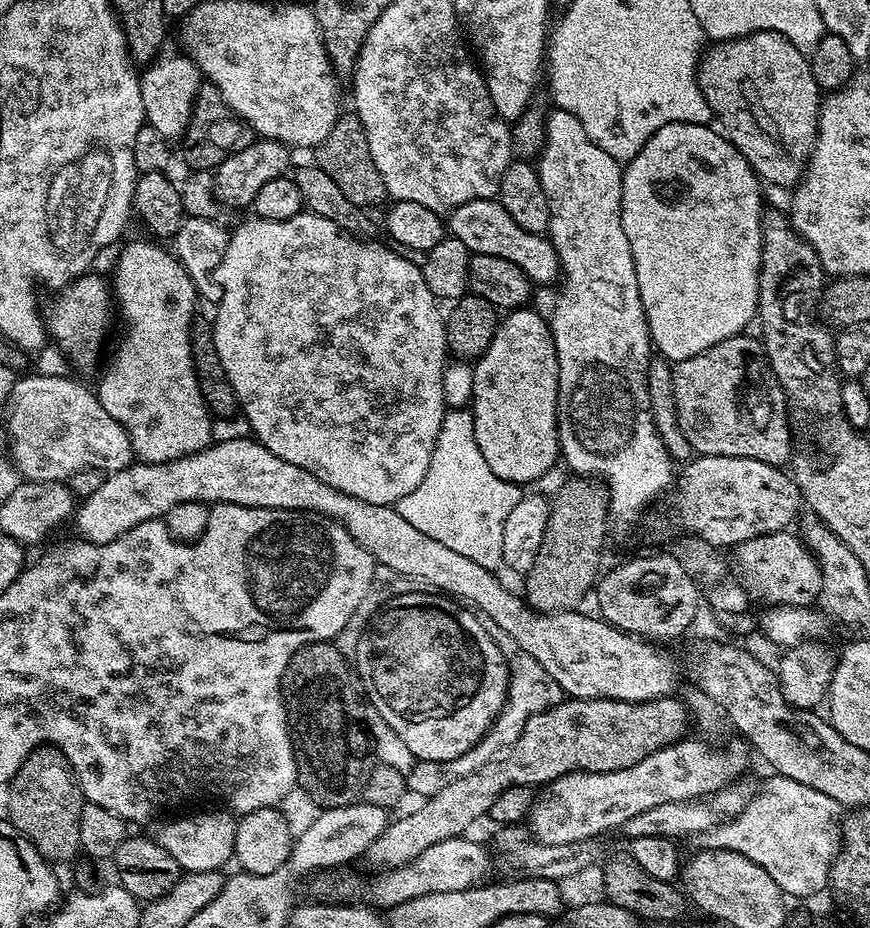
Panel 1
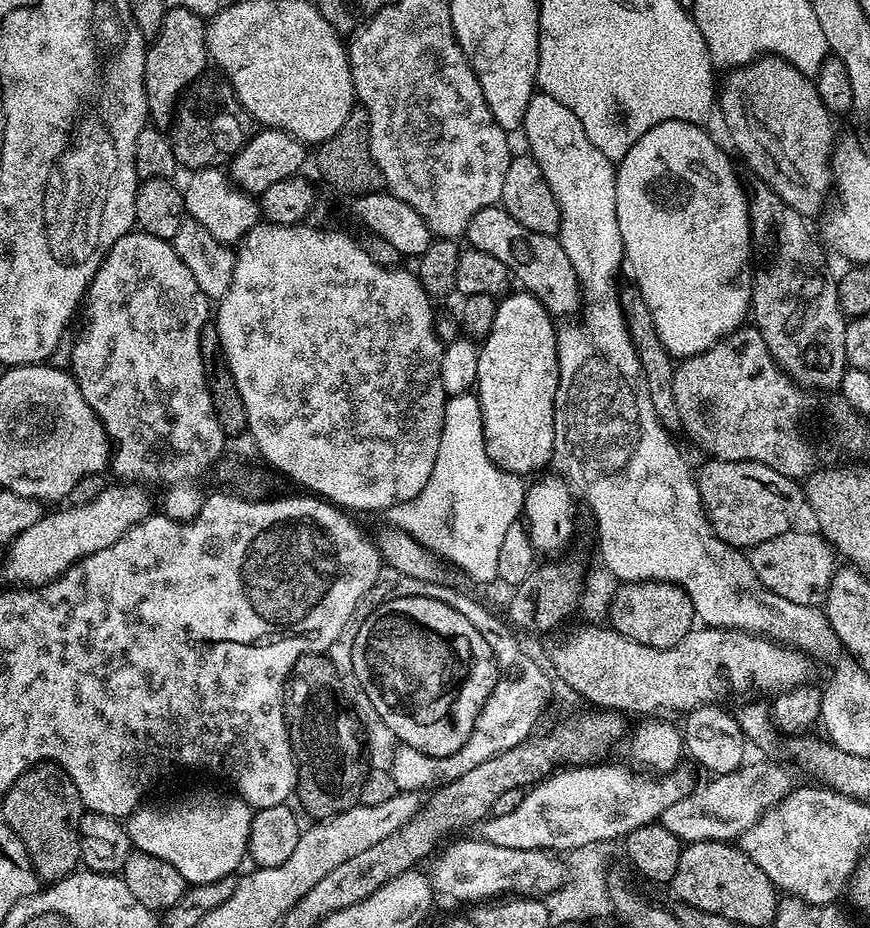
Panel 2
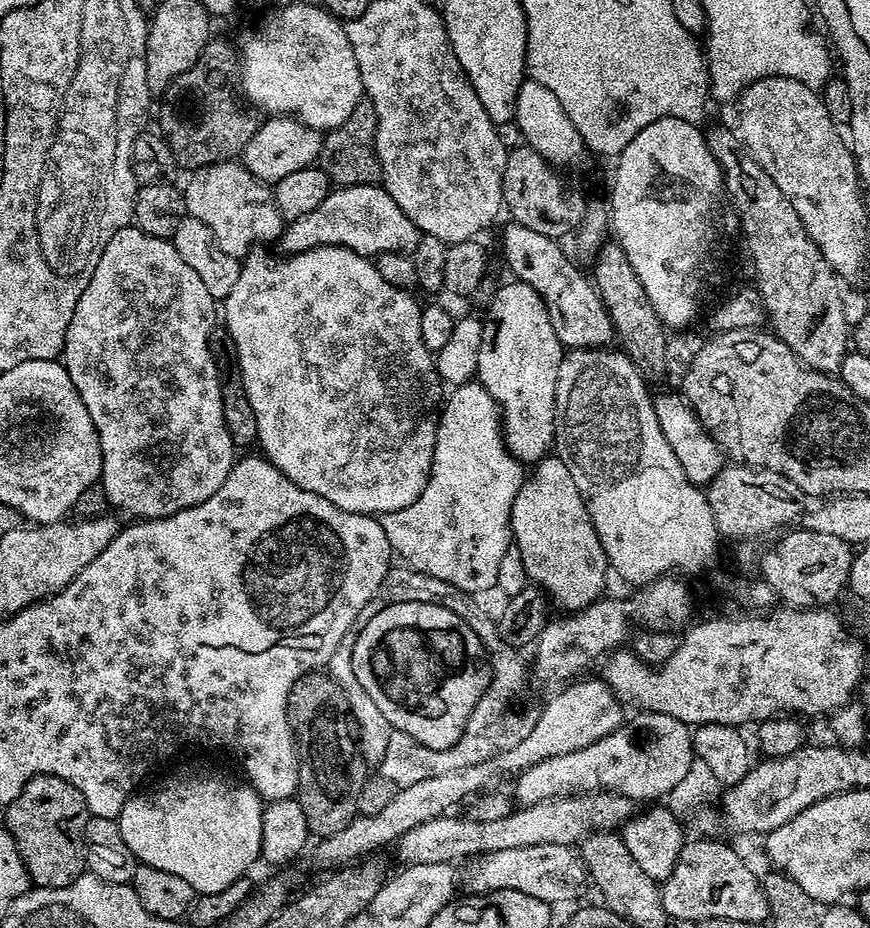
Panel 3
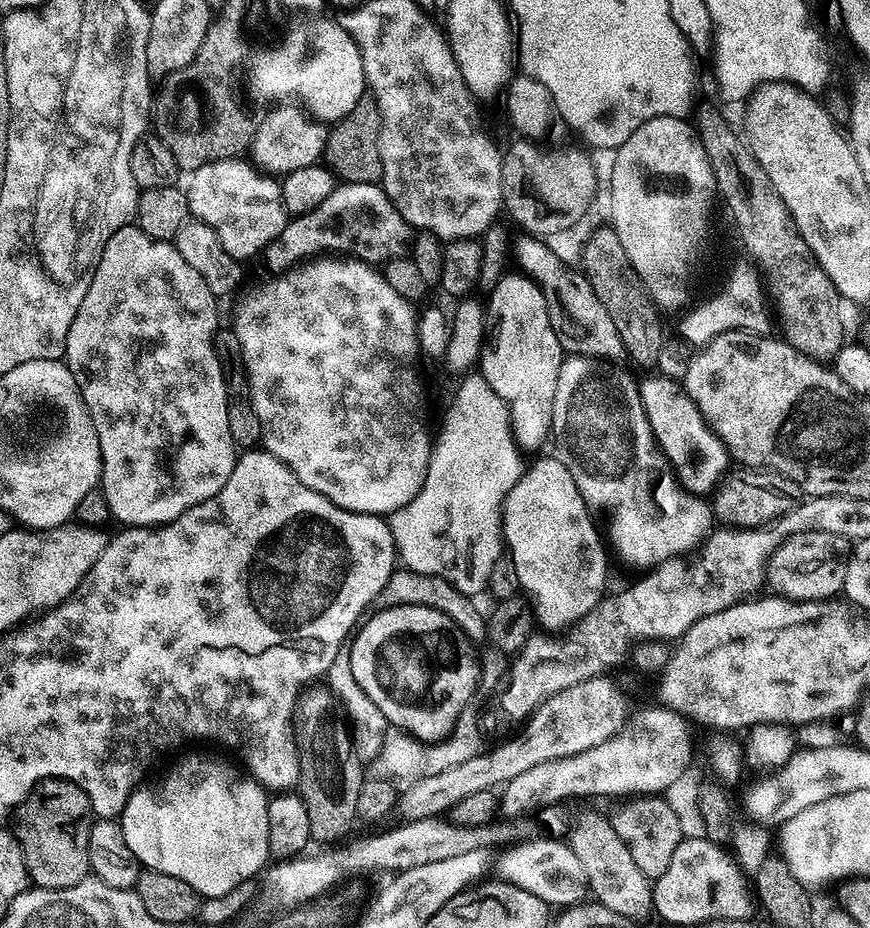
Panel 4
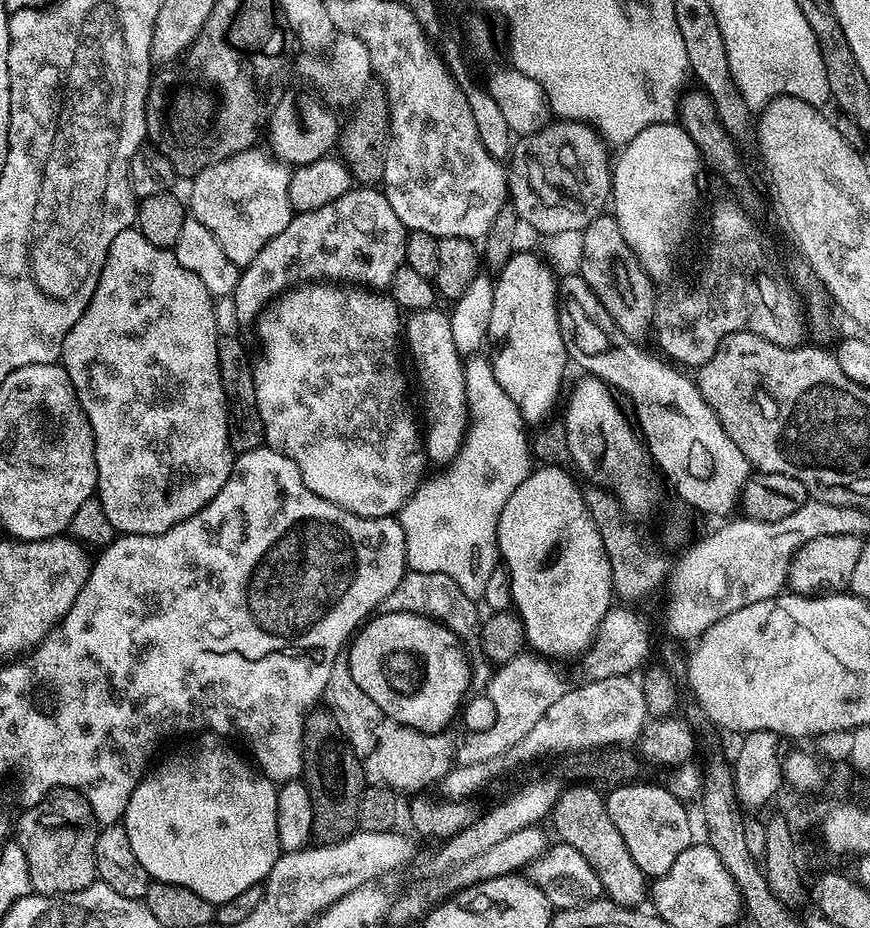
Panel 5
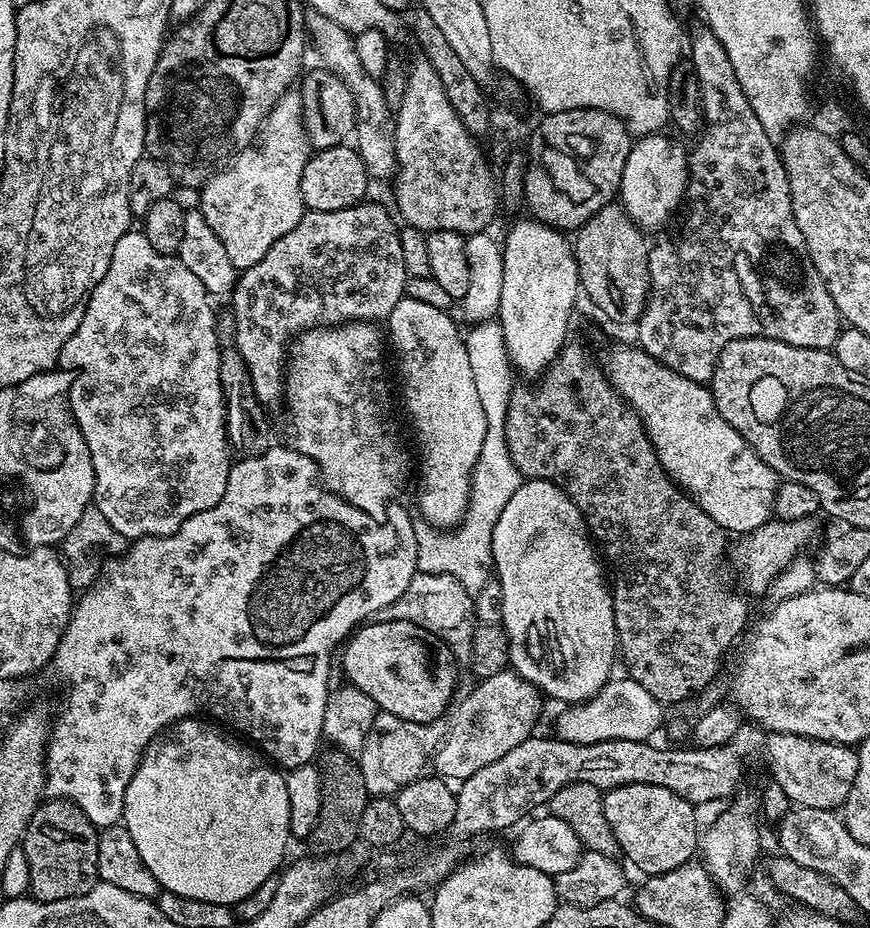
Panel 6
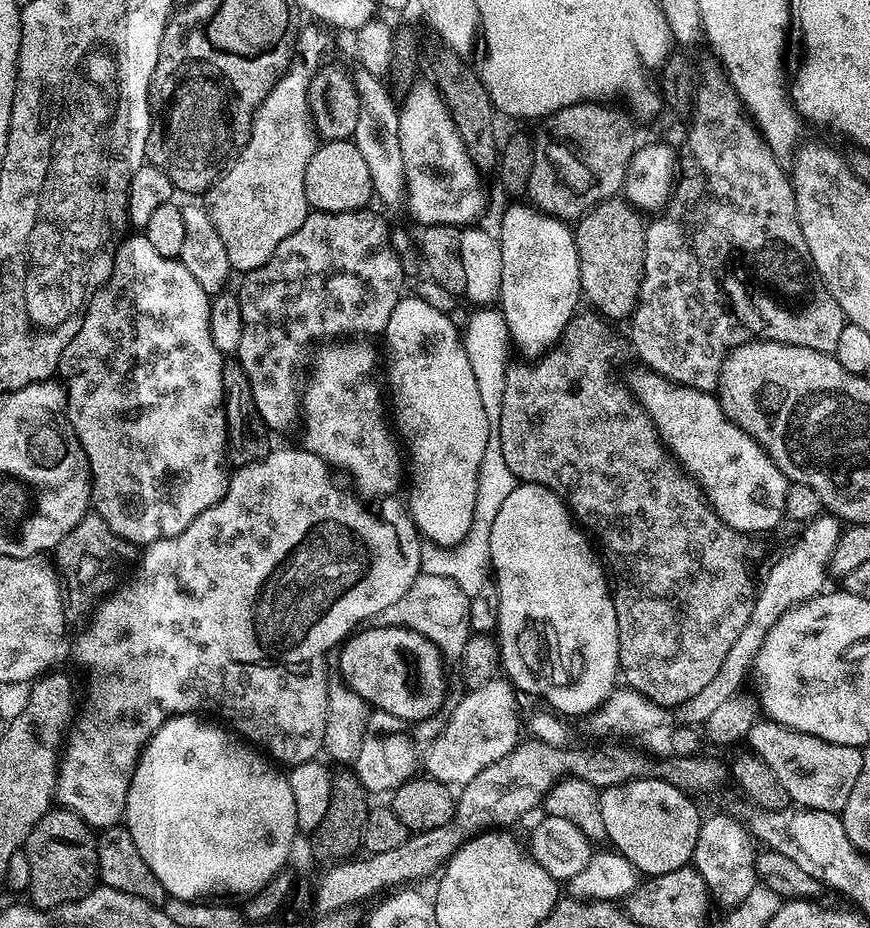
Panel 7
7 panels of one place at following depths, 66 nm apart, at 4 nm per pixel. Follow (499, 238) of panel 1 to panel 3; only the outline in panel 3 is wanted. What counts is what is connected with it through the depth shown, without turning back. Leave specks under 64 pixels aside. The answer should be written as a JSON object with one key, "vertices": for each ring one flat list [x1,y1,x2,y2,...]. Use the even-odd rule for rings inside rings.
{"vertices":[[508,222,500,236,500,248,509,270,516,275,513,277,519,283,531,286,544,299,550,314,550,326,554,326,554,334,558,334,558,342,565,349,611,345,614,340,612,319,600,301,596,285,576,269,575,262,556,244,559,243,553,237,538,234,538,230,526,230,526,226,515,222]]}

